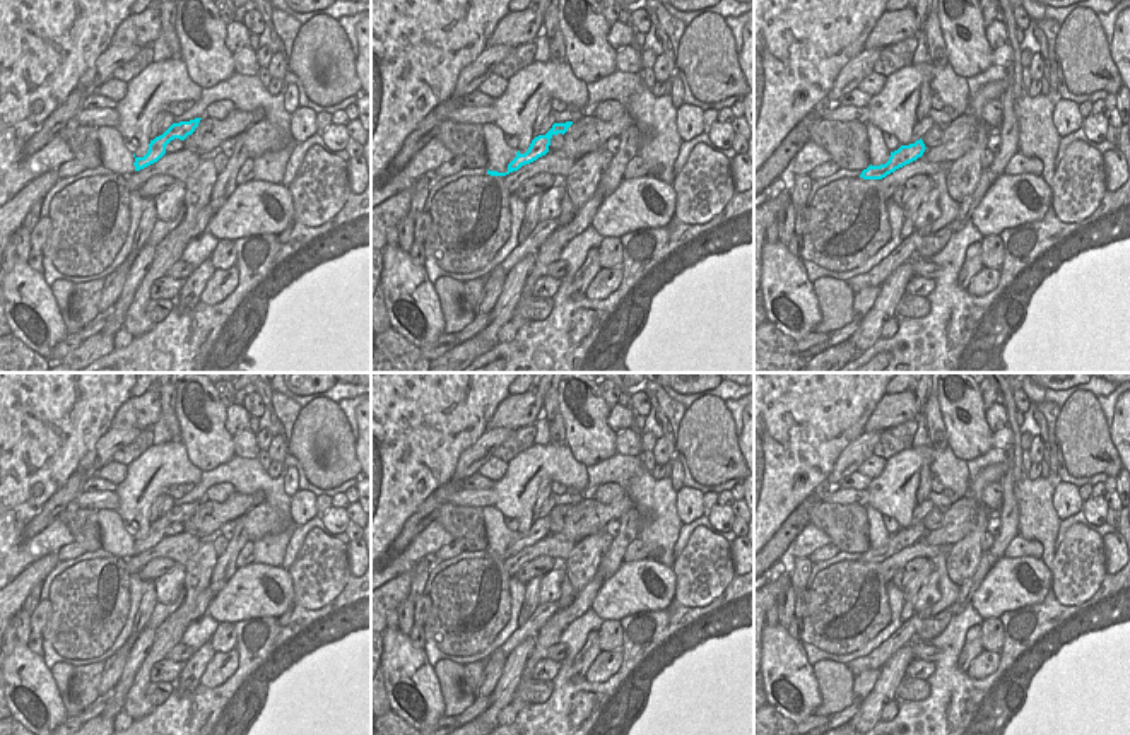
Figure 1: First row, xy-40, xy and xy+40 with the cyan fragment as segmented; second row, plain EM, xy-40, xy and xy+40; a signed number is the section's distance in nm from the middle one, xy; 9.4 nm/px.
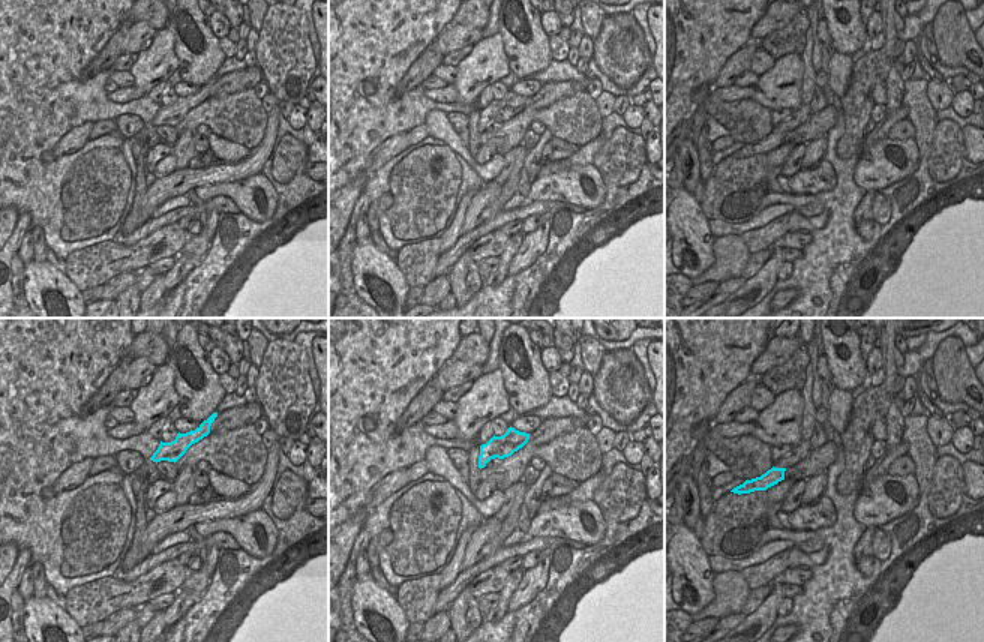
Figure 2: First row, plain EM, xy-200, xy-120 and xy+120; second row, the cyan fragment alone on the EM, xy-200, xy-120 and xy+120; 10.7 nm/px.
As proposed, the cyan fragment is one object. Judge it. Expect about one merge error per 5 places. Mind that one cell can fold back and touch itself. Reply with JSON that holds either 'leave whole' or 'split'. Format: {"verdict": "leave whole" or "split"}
{"verdict": "leave whole"}

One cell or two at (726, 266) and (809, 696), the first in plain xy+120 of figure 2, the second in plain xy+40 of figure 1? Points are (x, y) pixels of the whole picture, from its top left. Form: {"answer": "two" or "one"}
{"answer": "two"}

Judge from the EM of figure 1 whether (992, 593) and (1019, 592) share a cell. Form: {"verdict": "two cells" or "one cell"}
{"verdict": "one cell"}

